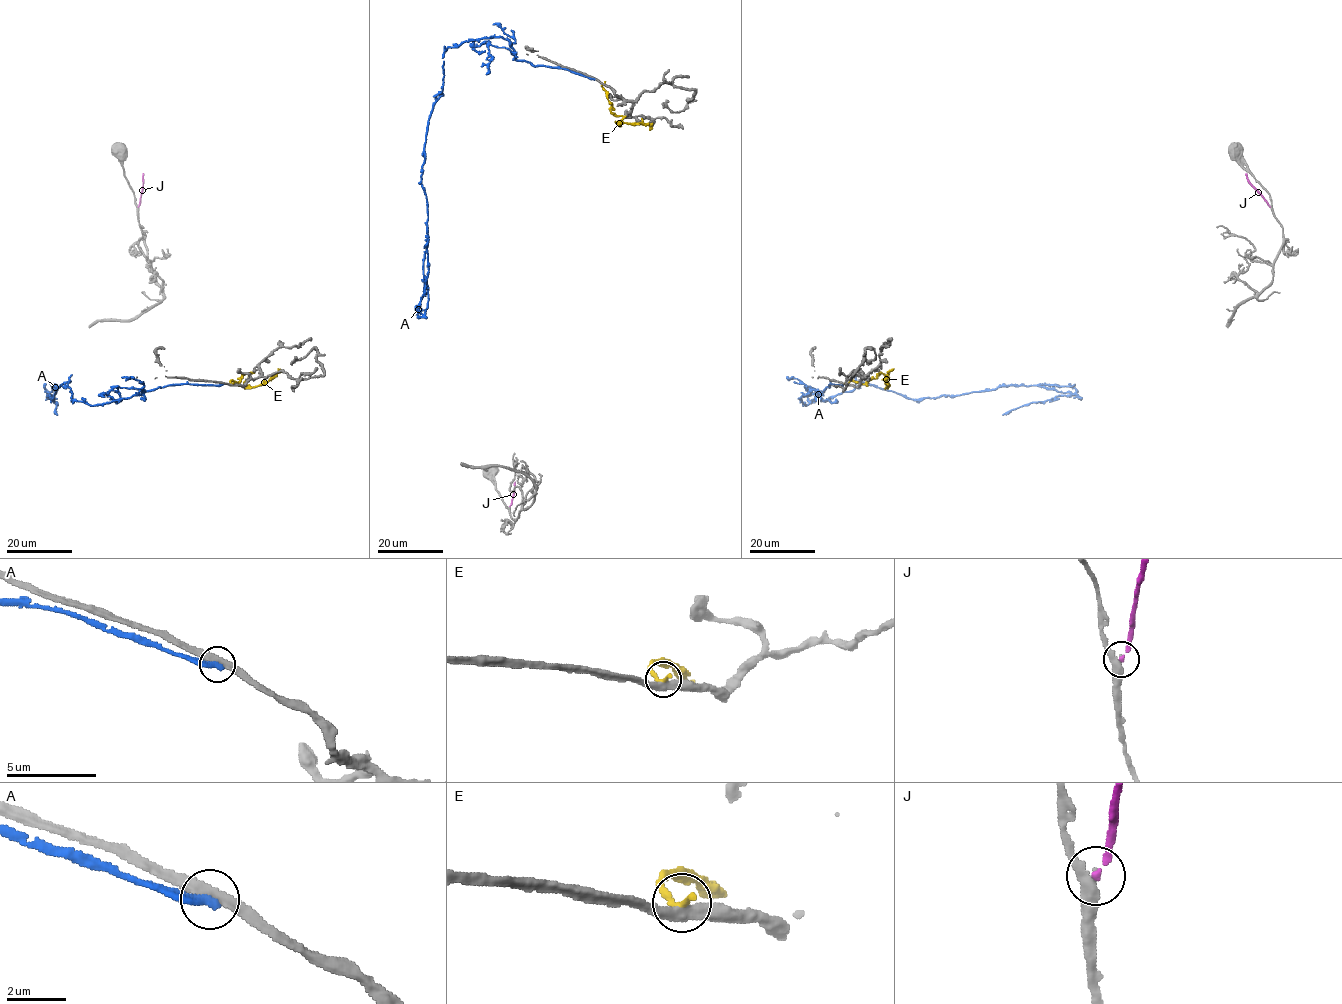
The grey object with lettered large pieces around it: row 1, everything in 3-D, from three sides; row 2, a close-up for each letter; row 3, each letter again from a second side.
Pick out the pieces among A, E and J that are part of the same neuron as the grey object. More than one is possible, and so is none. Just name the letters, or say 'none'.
none

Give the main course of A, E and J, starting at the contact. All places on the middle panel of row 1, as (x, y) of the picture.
A: (593, 78), (517, 60), (502, 37), (447, 47), (421, 173), (428, 210), (420, 306), (428, 238)
E: (603, 84), (602, 89), (611, 105), (610, 110), (622, 117), (617, 123), (647, 124), (650, 130)
J: (510, 506), (515, 482)

